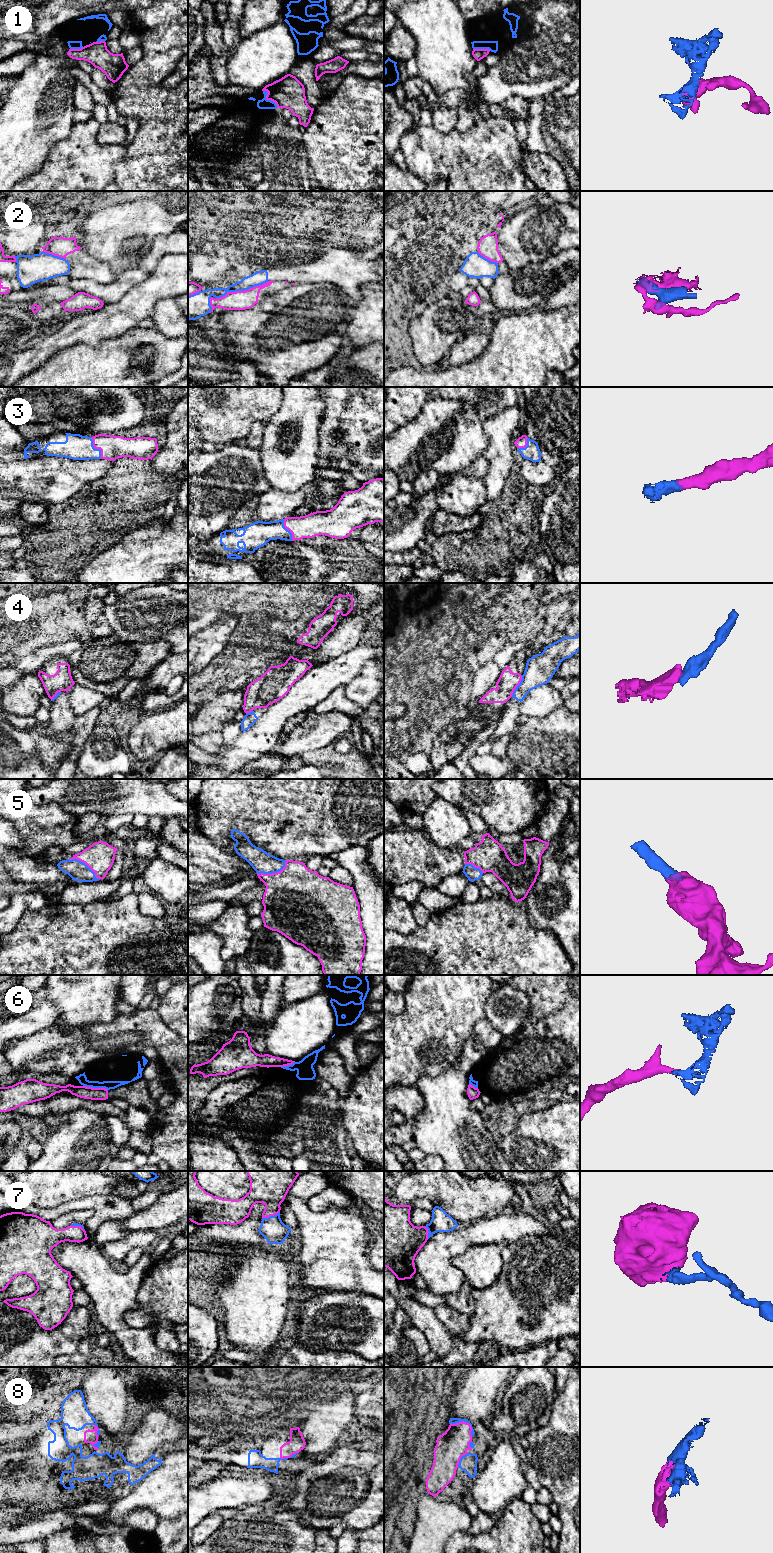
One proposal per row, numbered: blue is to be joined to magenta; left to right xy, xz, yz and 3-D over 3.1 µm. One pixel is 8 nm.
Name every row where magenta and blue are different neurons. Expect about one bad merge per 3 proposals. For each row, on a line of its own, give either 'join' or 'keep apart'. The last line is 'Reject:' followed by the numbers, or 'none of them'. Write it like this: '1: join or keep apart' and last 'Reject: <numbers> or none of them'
1: keep apart
2: keep apart
3: join
4: keep apart
5: join
6: keep apart
7: join
8: join
Reject: 1, 2, 4, 6

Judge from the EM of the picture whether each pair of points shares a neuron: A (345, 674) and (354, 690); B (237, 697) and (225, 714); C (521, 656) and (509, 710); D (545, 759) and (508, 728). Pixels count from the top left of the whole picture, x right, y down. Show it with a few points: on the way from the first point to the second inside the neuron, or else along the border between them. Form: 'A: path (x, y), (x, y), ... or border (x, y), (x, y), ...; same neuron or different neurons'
A: border (364, 664), (362, 669), (342, 686); different neurons
B: path (233, 701), (225, 710); same neuron
C: border (511, 696), (499, 717); different neurons
D: border (517, 725), (517, 728), (511, 734); different neurons

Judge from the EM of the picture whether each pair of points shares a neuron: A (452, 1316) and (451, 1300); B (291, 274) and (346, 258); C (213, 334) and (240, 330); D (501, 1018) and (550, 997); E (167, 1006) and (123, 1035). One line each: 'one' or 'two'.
A: two
B: one
C: two
D: two
E: two

